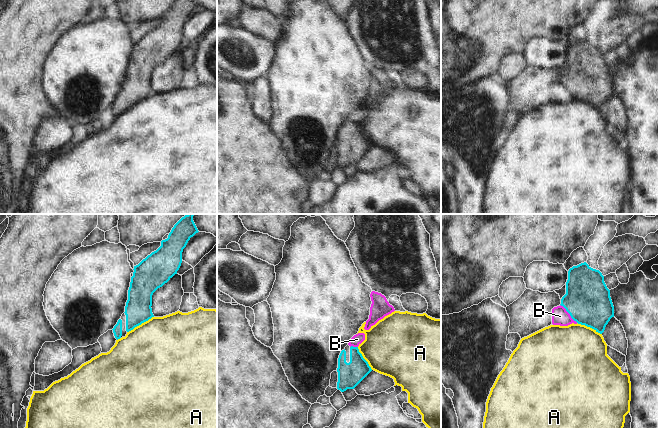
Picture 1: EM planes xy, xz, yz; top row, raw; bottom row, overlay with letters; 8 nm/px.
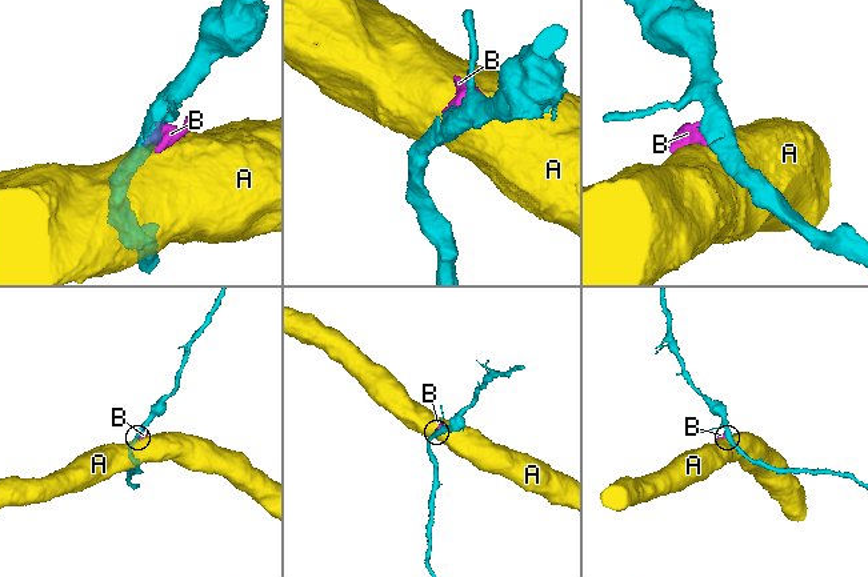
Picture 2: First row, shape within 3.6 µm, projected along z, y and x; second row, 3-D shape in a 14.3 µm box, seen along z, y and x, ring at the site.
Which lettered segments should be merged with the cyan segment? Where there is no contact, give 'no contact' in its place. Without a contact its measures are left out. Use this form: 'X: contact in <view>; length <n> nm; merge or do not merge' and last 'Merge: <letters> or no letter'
A: contact in xy; length 260 nm; do not merge
B: contact in yz; length 200 nm; merge
Merge: B

